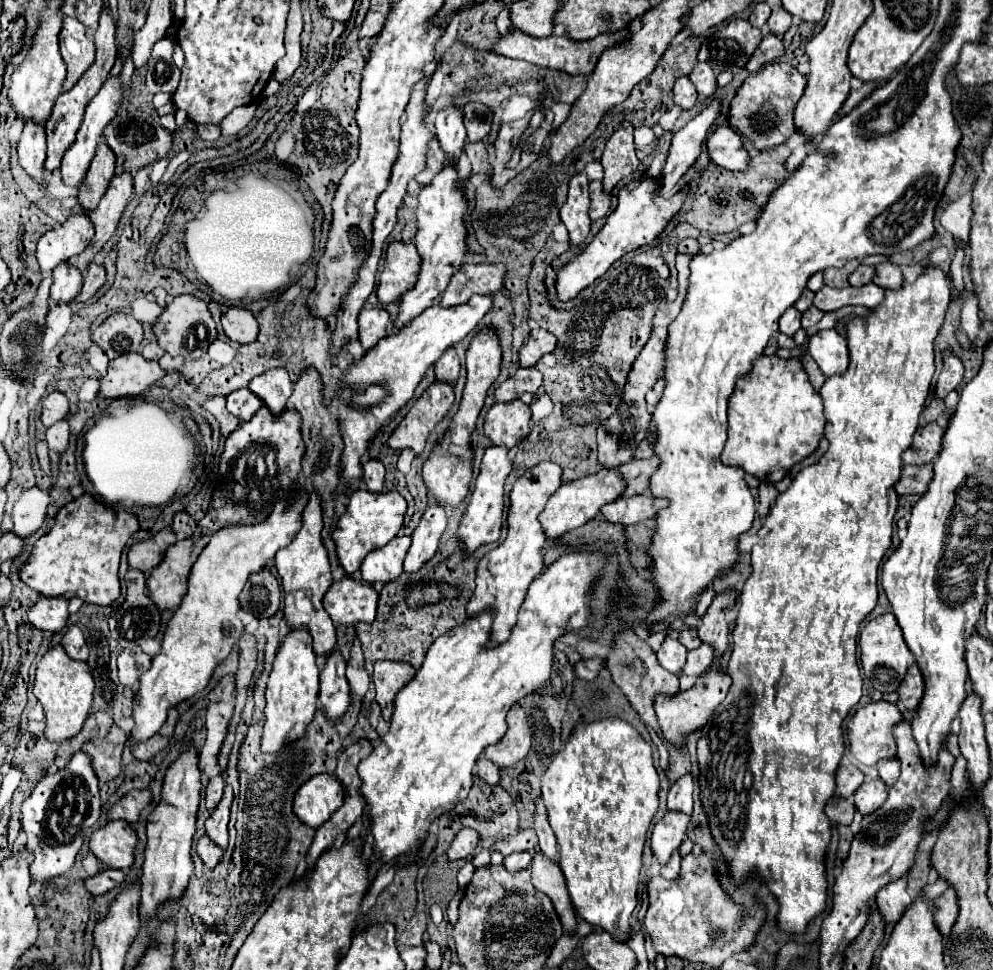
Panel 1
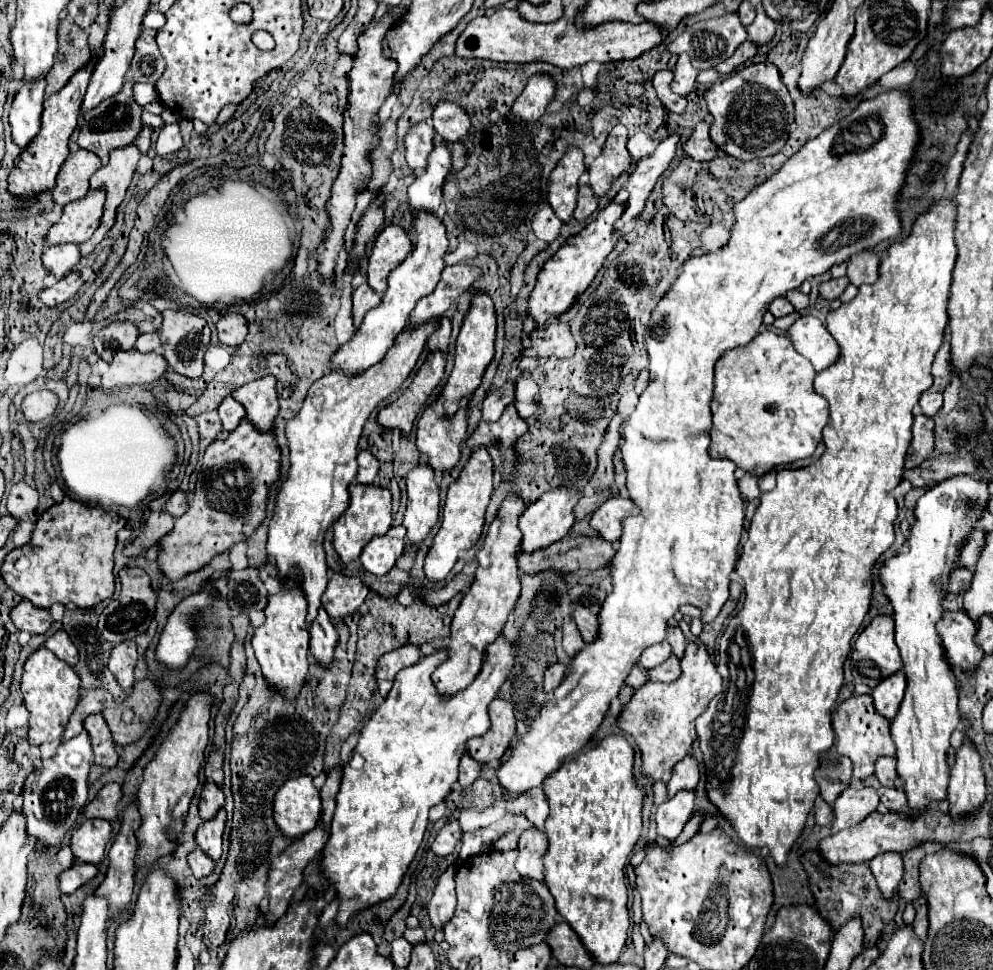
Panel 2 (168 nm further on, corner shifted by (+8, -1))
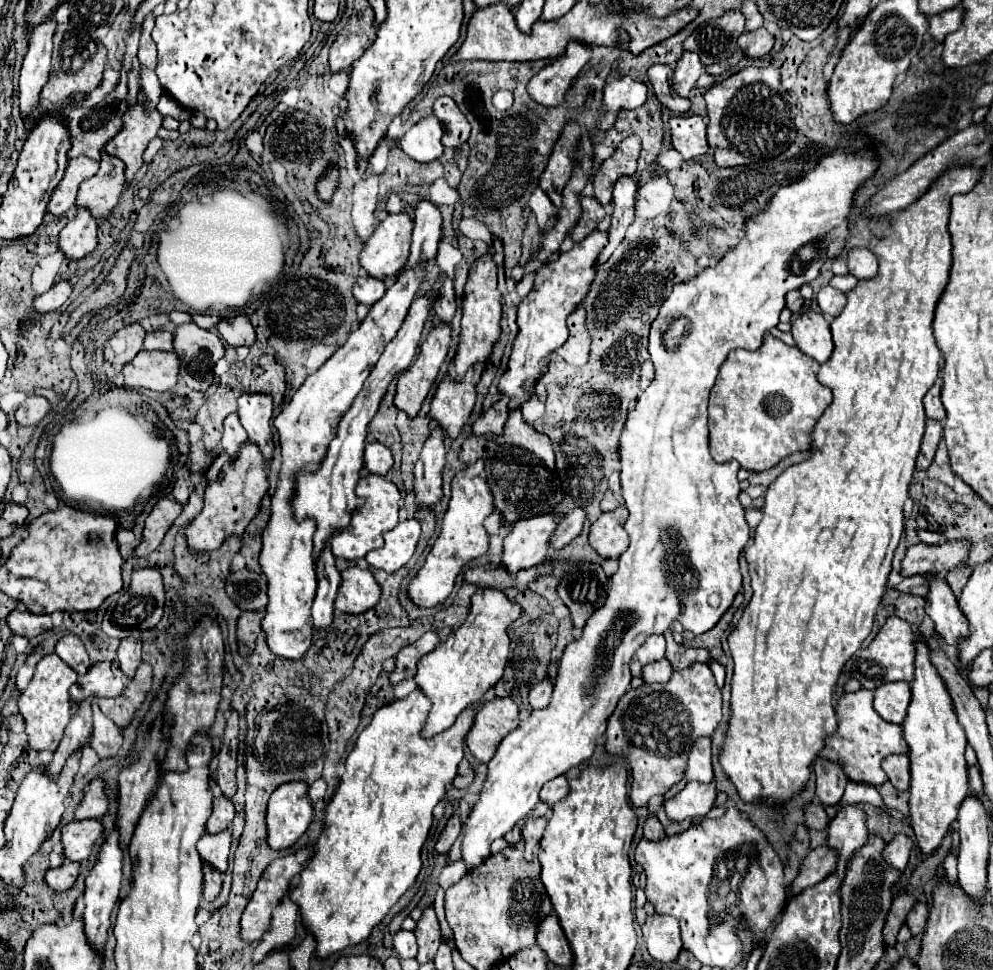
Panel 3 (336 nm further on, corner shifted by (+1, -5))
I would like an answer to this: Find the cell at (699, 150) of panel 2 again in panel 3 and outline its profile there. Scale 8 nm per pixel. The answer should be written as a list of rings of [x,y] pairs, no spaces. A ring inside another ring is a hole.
[[[684,115],[682,117],[672,117],[670,131],[672,131],[672,145],[674,149],[688,161],[700,155],[706,155],[710,145],[706,139],[706,121],[700,115]]]

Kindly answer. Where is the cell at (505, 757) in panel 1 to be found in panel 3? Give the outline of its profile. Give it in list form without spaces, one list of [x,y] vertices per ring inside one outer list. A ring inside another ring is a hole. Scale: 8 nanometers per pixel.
[[[496,697],[484,703],[476,713],[476,721],[466,737],[466,745],[480,763],[488,763],[494,757],[500,741],[516,727],[518,705],[510,697]]]

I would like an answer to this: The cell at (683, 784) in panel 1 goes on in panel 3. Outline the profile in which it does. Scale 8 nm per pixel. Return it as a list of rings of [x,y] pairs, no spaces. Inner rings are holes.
[[[708,737],[698,739],[688,757],[688,765],[684,769],[684,779],[690,781],[700,781],[700,783],[710,783],[712,781],[712,743]]]

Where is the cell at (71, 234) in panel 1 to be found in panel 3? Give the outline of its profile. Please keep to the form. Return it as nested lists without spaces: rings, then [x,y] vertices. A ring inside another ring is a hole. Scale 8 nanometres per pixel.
[[[106,153],[100,161],[100,171],[94,179],[82,183],[76,199],[78,209],[88,209],[98,225],[108,221],[112,211],[116,209],[120,195],[124,191],[124,171],[122,163],[110,159]]]

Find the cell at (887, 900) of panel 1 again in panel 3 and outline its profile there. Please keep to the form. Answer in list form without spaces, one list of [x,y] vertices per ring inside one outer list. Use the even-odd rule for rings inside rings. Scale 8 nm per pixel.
[[[896,835],[884,849],[882,857],[884,861],[898,869],[898,871],[904,871],[906,869],[906,863],[908,863],[908,857],[910,857],[910,849],[912,849],[912,841],[906,837],[906,835]]]

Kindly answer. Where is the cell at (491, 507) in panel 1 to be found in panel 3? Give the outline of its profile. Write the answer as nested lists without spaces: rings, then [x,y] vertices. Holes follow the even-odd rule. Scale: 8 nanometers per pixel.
[[[480,459],[474,465],[468,465],[464,471],[456,473],[456,477],[452,479],[452,499],[450,499],[448,511],[444,515],[442,531],[440,531],[438,539],[434,541],[432,551],[428,553],[416,579],[412,579],[410,587],[408,587],[408,593],[418,607],[434,607],[434,605],[442,603],[450,595],[450,591],[454,587],[454,579],[458,577],[460,569],[468,561],[472,561],[488,551],[488,533],[484,529],[484,519],[492,511],[494,511],[494,497],[488,487],[488,481],[486,481],[484,461]]]

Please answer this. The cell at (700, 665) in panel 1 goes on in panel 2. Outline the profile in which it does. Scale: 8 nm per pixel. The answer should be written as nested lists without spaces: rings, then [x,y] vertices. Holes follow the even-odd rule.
[[[671,655],[665,663],[661,663],[659,667],[653,667],[647,671],[647,677],[651,681],[663,681],[663,683],[669,683],[673,679],[677,679],[681,675],[681,669],[679,669],[679,659],[675,655]]]

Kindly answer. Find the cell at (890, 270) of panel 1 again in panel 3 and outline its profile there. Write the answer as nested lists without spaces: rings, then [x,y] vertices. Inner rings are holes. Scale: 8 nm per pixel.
[[[852,249],[848,253],[848,269],[856,279],[874,279],[878,275],[878,259],[870,249]]]

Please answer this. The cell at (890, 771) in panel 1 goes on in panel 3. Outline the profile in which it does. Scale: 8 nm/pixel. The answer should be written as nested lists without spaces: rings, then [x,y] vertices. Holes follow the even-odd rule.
[[[890,755],[882,761],[882,769],[888,775],[888,781],[900,789],[906,791],[910,787],[910,769],[908,769],[908,755]]]

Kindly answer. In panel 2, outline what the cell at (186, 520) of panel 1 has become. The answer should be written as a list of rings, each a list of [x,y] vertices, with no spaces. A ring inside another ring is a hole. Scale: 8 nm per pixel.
[[[175,489],[169,499],[167,499],[167,505],[165,509],[173,515],[173,517],[181,517],[187,509],[189,509],[189,503],[187,503],[187,495],[181,491],[181,489]]]

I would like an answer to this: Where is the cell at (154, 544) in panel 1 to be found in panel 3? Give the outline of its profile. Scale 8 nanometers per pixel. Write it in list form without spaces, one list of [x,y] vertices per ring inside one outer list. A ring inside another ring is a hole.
[[[164,497],[160,499],[152,513],[148,515],[146,519],[146,527],[144,527],[144,533],[142,533],[142,541],[140,545],[136,547],[136,557],[146,557],[150,555],[164,539],[166,531],[172,527],[174,519],[182,513],[182,505],[178,505],[174,499],[170,497]]]

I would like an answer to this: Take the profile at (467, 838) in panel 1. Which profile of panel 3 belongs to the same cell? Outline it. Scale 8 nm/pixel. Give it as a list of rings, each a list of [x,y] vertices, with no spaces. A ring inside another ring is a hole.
[[[452,815],[452,817],[448,819],[448,823],[446,823],[446,827],[444,827],[444,831],[442,831],[438,843],[436,843],[436,851],[442,853],[442,855],[446,855],[446,853],[450,851],[452,843],[458,839],[460,829],[462,829],[462,823],[460,823],[458,815]]]

